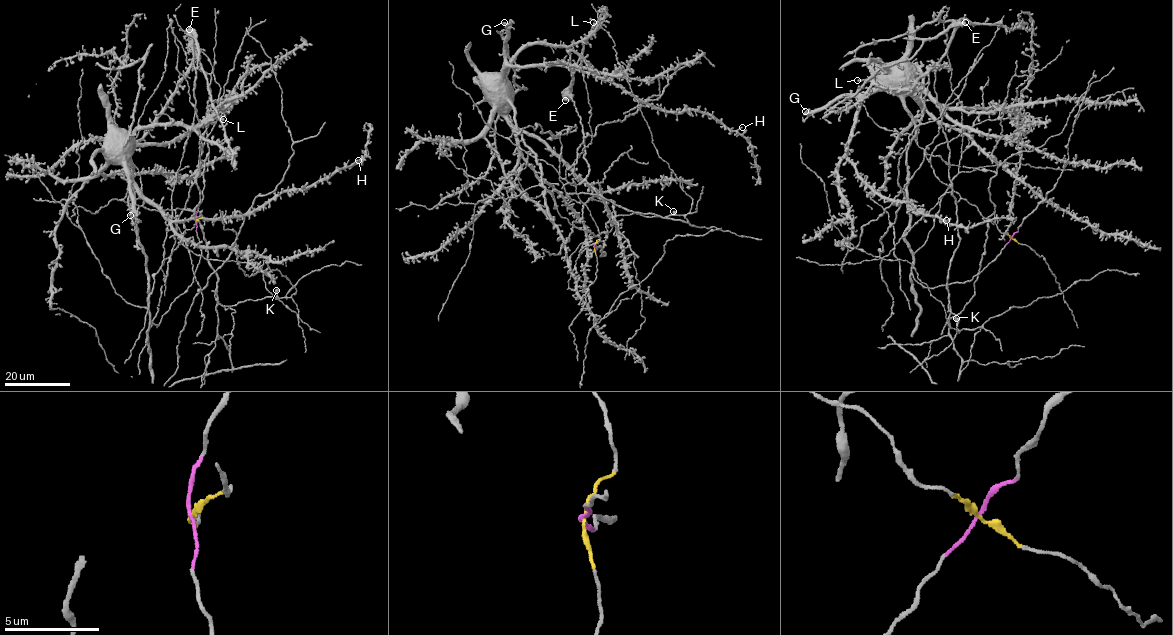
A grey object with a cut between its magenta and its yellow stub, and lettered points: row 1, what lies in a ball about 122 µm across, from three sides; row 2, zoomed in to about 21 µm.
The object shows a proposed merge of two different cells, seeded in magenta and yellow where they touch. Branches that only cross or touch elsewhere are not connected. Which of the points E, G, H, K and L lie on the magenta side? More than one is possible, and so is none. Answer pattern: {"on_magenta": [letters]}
{"on_magenta": ["G", "H"]}

